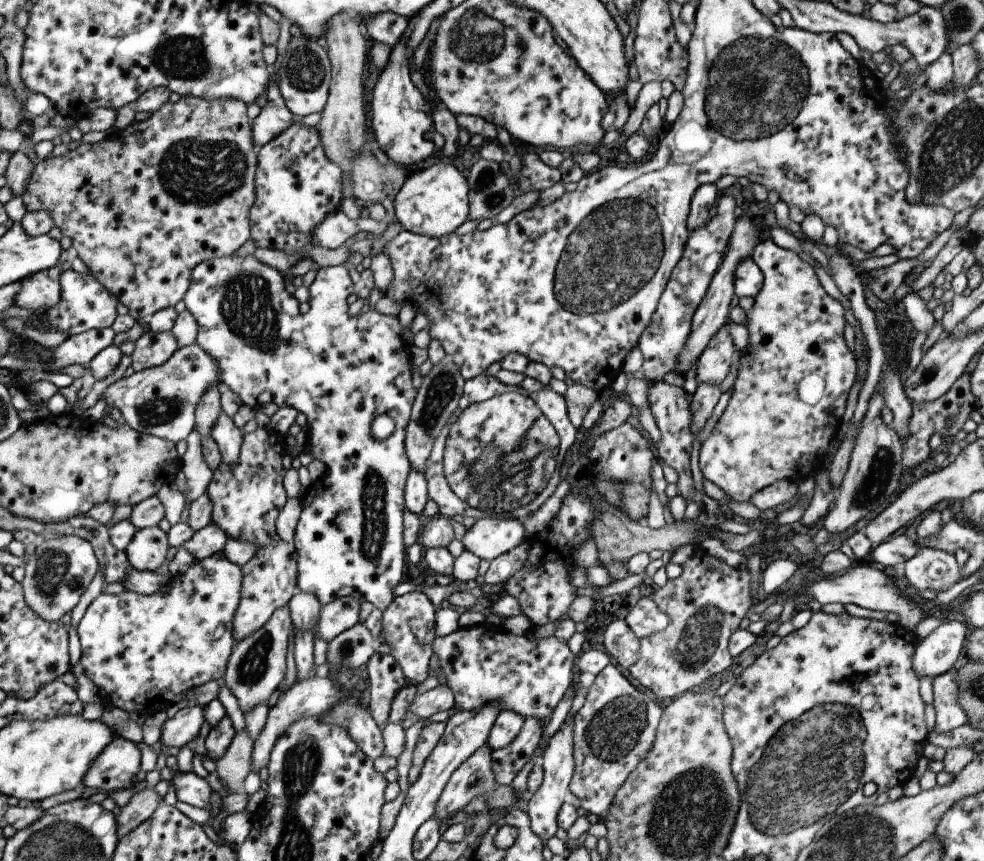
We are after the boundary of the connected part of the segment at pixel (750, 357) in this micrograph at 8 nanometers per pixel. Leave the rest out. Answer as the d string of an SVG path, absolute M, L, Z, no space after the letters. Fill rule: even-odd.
M769 238L760 240L755 244L750 258L759 268L763 284L759 294L753 298L753 306L745 312L747 319L744 328L749 332L747 346L744 346L743 350L738 353L739 364L737 364L737 376L735 376L731 386L731 390L733 390L731 398L729 398L723 414L715 423L709 436L700 444L699 450L699 470L705 480L723 491L726 497L724 502L750 502L753 494L778 480L787 479L797 484L803 479L813 477L817 472L822 471L827 448L830 446L830 441L835 438L841 424L849 388L855 382L856 359L843 340L843 328L846 324L843 316L844 308L837 300L825 293L817 280L817 276L815 276L814 268L809 266L807 262L803 262L795 252L778 248Z

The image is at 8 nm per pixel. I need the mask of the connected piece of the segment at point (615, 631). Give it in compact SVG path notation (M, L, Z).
M624 620L611 622L605 628L602 642L605 652L624 669L637 661L640 642Z

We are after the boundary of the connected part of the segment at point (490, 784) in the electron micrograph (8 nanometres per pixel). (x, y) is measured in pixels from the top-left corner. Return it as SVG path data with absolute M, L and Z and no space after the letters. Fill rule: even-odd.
M487 745L481 746L462 764L459 764L459 767L449 776L439 796L439 800L437 800L435 814L432 817L433 820L441 823L451 818L455 813L462 810L465 804L469 804L477 796L483 796L485 798L485 806L487 806L488 810L491 808L526 810L526 797L522 800L515 800L515 794L513 794L510 786L497 786L497 782L495 782L493 772L491 771L491 751Z

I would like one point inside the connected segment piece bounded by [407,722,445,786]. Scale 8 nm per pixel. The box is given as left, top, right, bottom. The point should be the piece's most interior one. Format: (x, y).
(428, 737)

